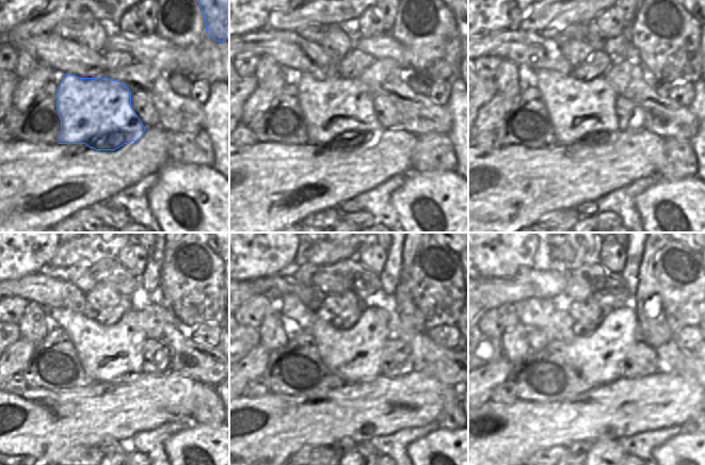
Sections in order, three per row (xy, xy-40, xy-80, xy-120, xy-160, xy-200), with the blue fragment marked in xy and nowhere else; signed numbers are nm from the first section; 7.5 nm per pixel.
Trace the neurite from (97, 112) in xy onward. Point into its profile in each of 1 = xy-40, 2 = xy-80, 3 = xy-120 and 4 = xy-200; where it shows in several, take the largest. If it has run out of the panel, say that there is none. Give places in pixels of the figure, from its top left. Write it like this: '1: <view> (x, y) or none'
1: xy-40 (339, 113)
2: xy-80 (582, 113)
3: xy-120 (114, 353)
4: xy-200 (597, 356)

